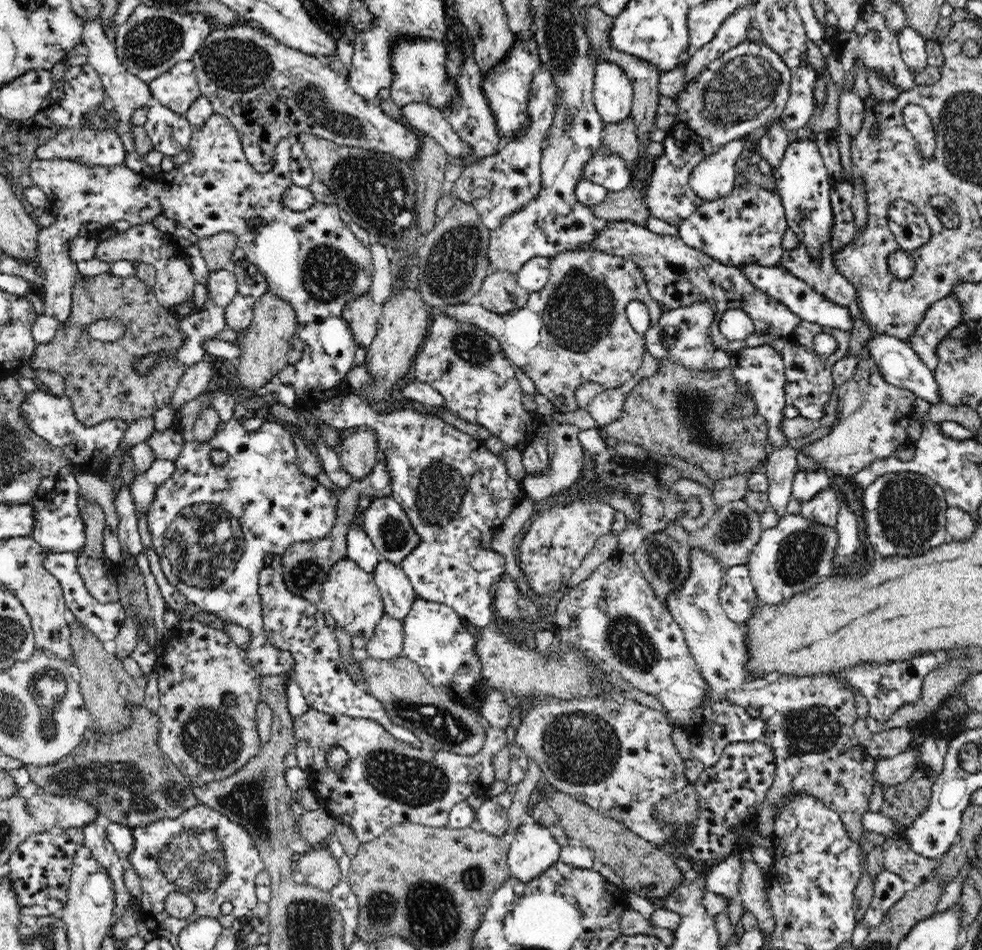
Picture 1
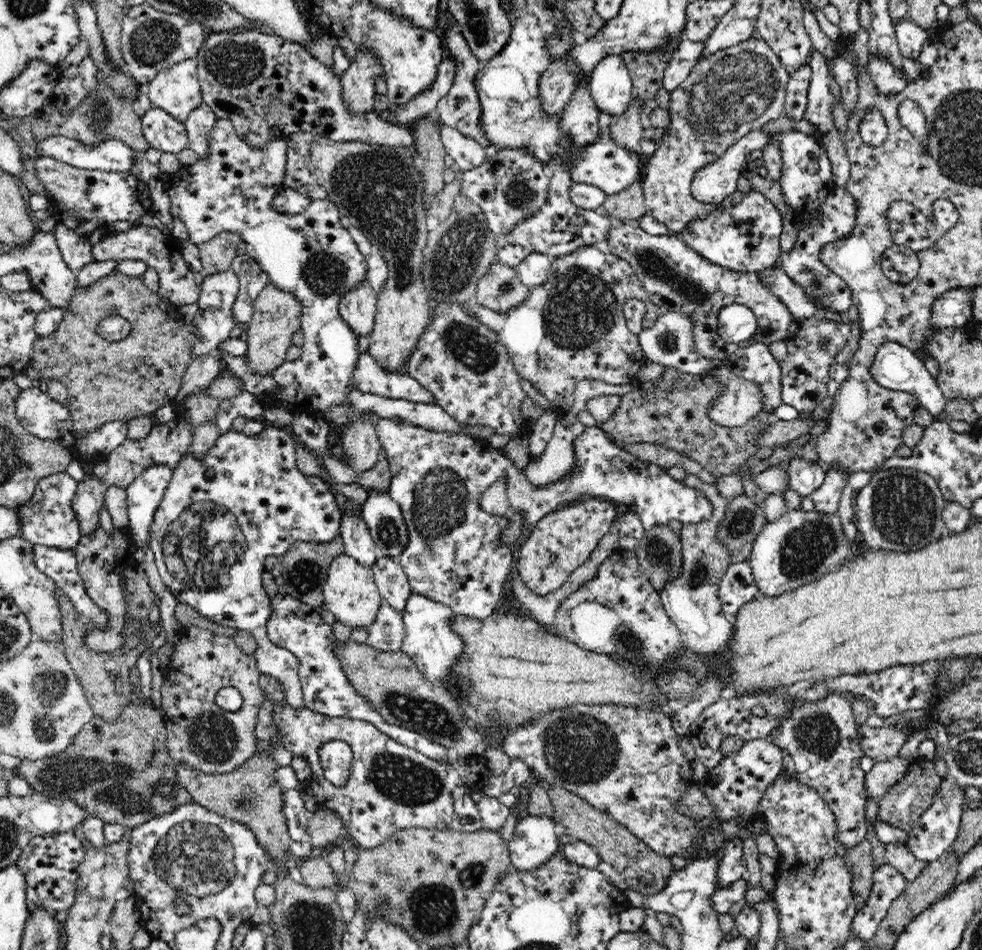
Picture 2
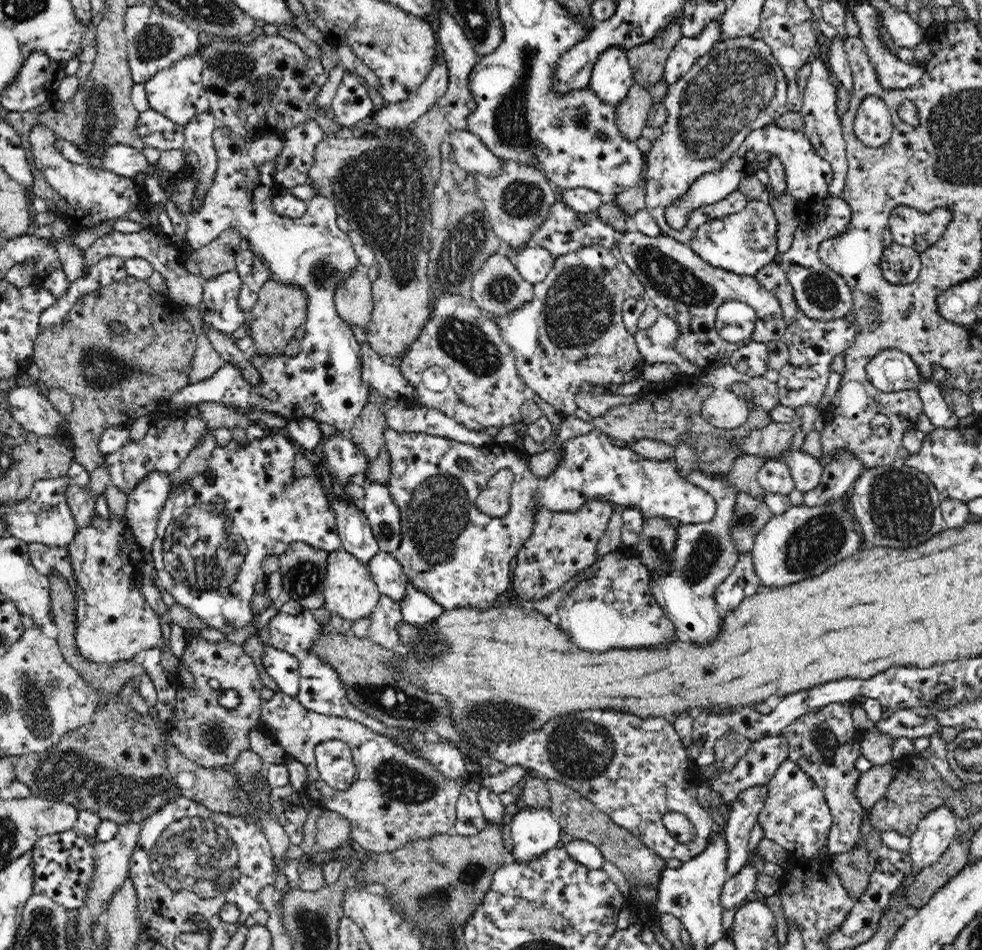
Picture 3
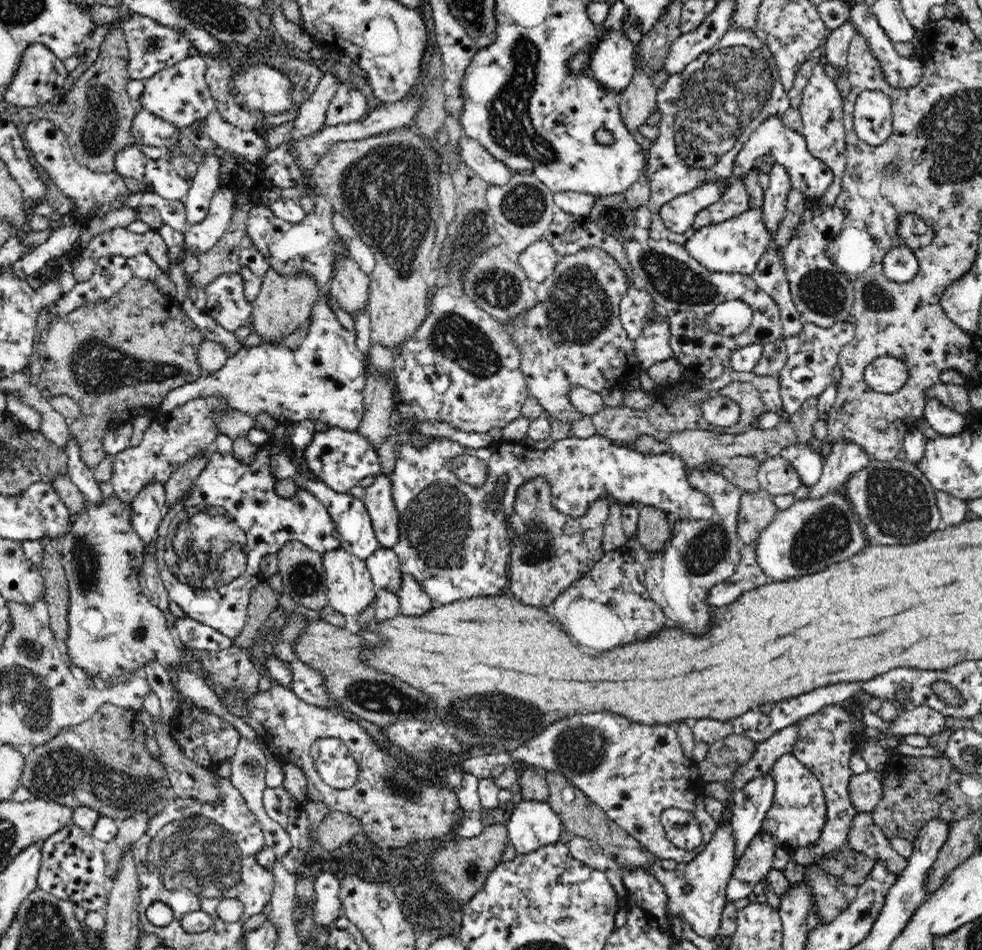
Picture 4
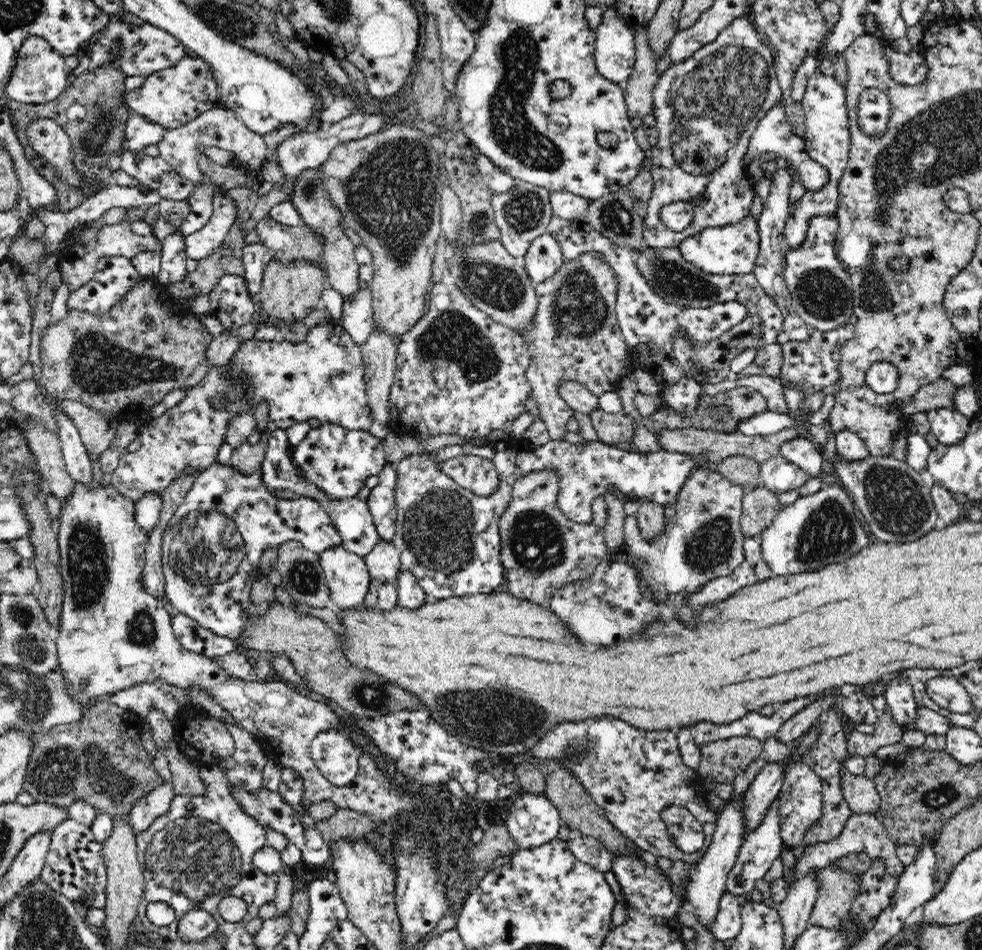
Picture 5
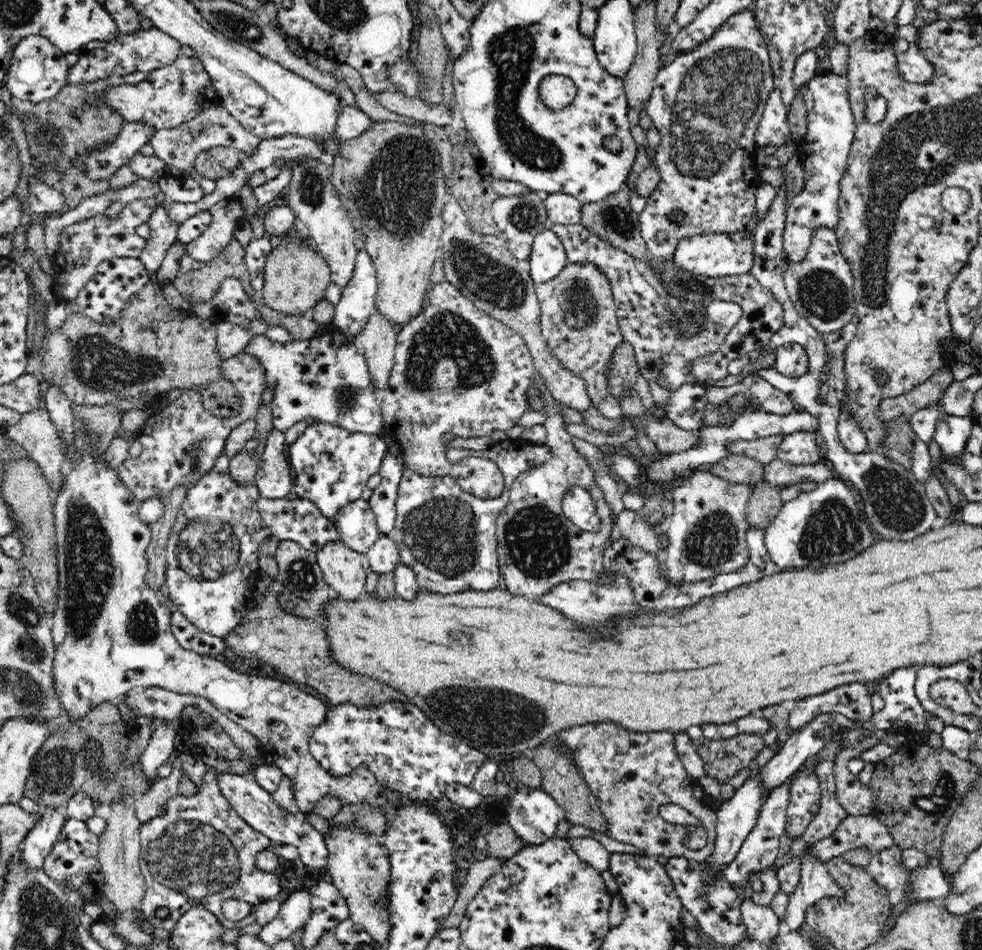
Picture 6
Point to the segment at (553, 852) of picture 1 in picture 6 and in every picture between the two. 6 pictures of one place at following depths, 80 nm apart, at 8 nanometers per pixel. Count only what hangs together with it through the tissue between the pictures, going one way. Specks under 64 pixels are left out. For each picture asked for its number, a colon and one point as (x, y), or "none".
2: (534, 842)
3: (533, 831)
4: (533, 825)
5: (533, 821)
6: (534, 816)

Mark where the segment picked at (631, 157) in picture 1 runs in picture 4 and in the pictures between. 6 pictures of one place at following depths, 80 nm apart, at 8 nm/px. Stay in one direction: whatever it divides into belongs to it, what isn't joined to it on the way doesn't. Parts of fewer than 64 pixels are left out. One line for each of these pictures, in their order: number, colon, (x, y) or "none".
2: (626, 130)
3: (632, 114)
4: (638, 100)

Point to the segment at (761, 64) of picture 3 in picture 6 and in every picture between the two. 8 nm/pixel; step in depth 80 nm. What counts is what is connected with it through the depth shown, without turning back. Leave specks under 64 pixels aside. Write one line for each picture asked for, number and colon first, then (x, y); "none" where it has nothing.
4: (709, 109)
5: (706, 108)
6: (706, 104)

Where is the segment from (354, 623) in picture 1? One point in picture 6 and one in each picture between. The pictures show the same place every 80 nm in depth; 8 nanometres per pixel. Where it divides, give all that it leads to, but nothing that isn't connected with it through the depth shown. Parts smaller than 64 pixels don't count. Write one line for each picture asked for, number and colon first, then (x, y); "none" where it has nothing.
2: (350, 592)
3: (350, 591)
4: (350, 589)
5: (347, 576)
6: (344, 570)

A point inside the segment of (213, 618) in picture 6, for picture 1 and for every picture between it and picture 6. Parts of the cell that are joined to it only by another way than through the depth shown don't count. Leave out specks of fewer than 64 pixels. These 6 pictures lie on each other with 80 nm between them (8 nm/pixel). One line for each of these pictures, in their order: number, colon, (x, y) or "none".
1: (211, 525)
2: (245, 499)
3: (248, 493)
4: (209, 546)
5: (226, 517)

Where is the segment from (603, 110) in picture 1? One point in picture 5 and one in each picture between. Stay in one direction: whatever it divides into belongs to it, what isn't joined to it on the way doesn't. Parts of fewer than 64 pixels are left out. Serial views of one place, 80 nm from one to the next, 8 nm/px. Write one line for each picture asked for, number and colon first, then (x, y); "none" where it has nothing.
2: (610, 84)
3: (612, 76)
4: (612, 65)
5: (614, 53)

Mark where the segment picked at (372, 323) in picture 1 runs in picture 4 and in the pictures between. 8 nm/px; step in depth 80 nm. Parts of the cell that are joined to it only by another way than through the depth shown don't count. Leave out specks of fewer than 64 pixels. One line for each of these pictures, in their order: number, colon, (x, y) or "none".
2: (358, 307)
3: (353, 299)
4: (350, 287)

